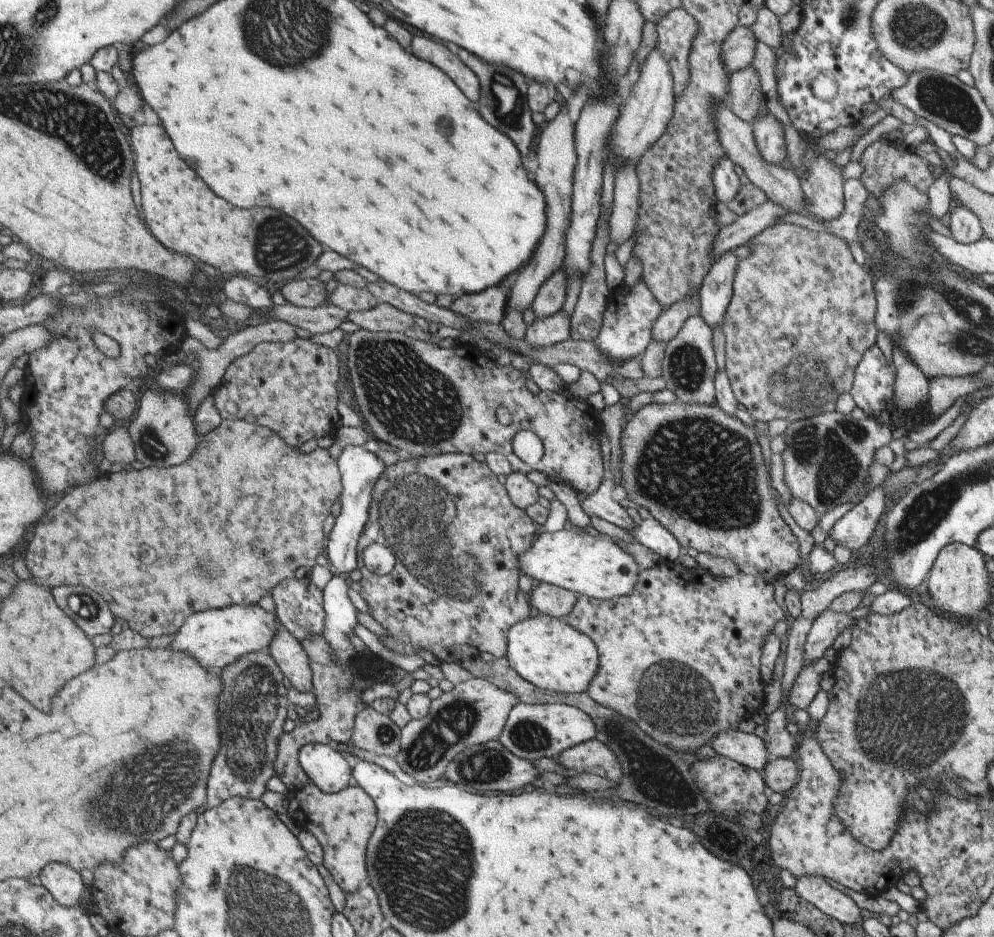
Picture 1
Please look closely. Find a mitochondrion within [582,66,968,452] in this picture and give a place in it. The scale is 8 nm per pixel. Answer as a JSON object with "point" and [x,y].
{"point":[802,378]}

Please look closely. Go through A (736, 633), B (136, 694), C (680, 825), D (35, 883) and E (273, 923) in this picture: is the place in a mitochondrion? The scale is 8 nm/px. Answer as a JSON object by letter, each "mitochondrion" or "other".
{"A":"other","B":"other","C":"other","D":"other","E":"mitochondrion"}

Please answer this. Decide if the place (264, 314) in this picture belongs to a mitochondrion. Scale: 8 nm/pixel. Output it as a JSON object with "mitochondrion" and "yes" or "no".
{"mitochondrion":"no"}

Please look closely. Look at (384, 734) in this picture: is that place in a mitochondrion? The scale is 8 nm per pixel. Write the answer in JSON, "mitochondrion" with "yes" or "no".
{"mitochondrion":"yes"}

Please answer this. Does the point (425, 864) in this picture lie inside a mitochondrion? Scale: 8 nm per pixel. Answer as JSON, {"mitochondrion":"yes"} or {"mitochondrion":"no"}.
{"mitochondrion":"yes"}

